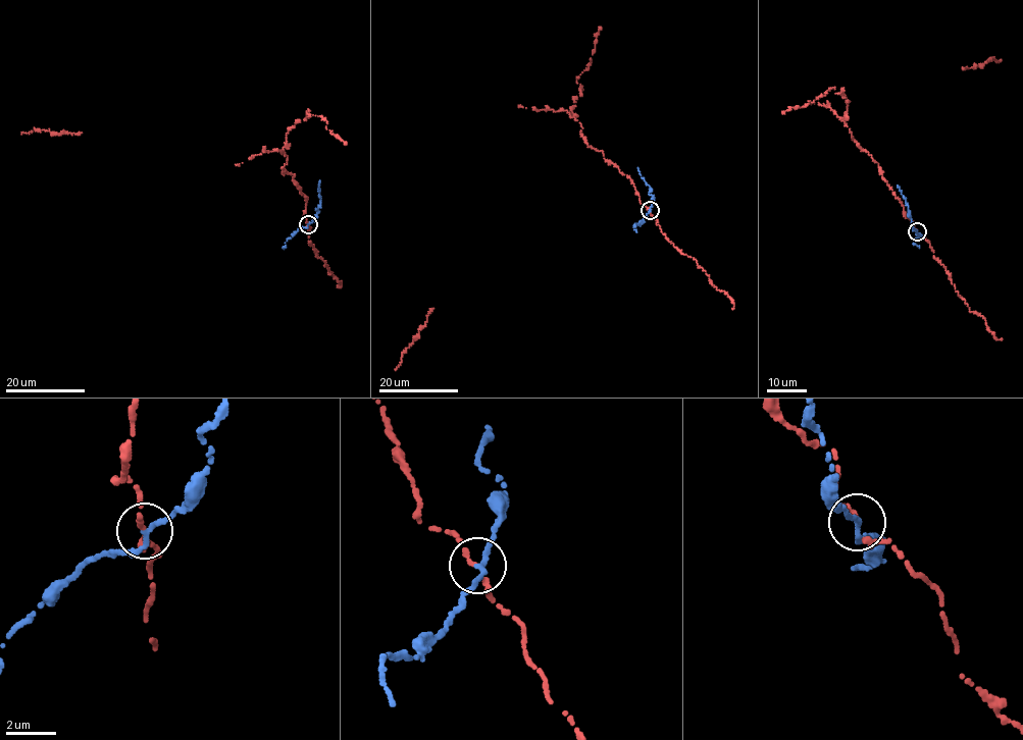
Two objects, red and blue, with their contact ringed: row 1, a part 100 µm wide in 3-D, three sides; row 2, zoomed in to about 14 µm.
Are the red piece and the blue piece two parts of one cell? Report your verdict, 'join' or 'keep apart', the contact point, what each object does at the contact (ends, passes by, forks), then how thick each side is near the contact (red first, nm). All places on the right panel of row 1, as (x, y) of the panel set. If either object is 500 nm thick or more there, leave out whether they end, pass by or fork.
keep apart; at (917, 231); red passes by; blue passes by; 140 nm thick on the red side, 200 nm on the other

